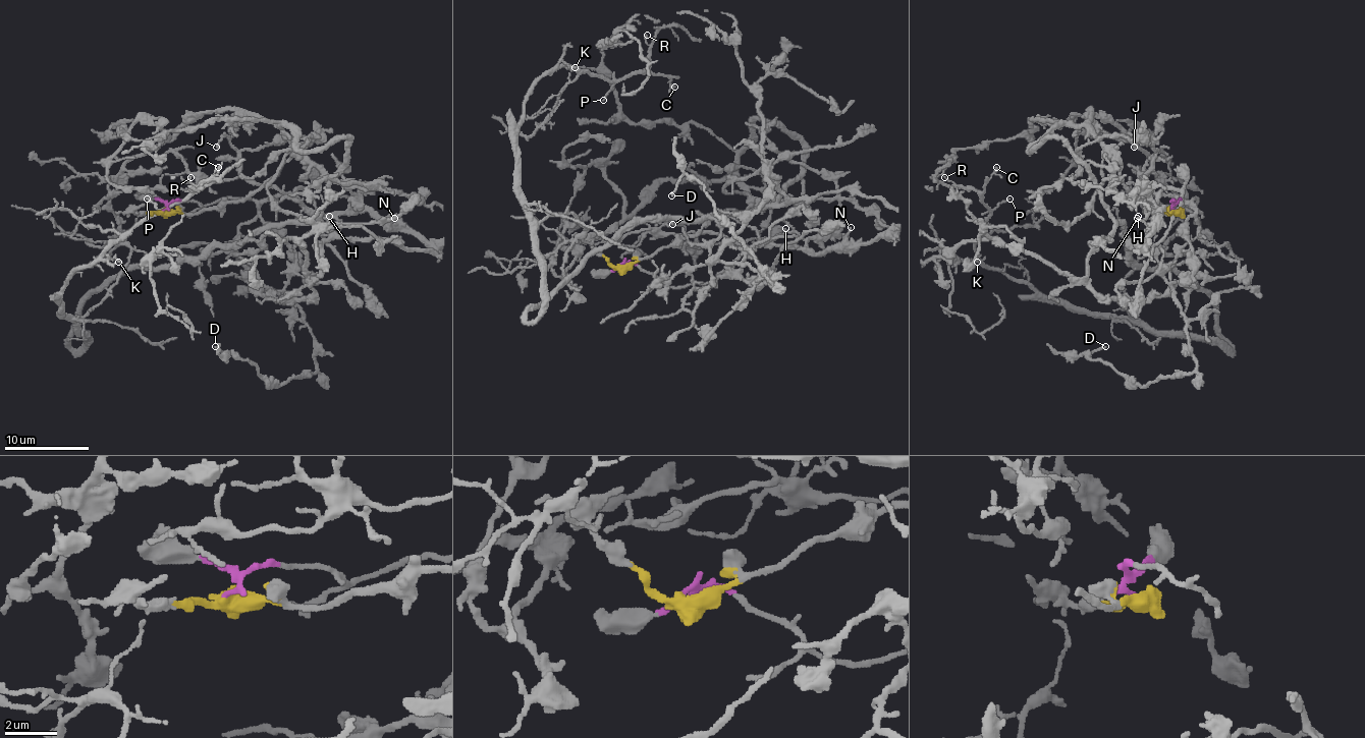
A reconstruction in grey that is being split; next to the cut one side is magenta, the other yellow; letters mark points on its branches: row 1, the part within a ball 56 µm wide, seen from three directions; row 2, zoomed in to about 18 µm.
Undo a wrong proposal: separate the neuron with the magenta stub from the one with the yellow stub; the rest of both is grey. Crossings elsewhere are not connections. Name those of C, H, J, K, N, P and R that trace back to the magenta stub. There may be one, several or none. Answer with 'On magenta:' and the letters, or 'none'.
On magenta: H, J, N

